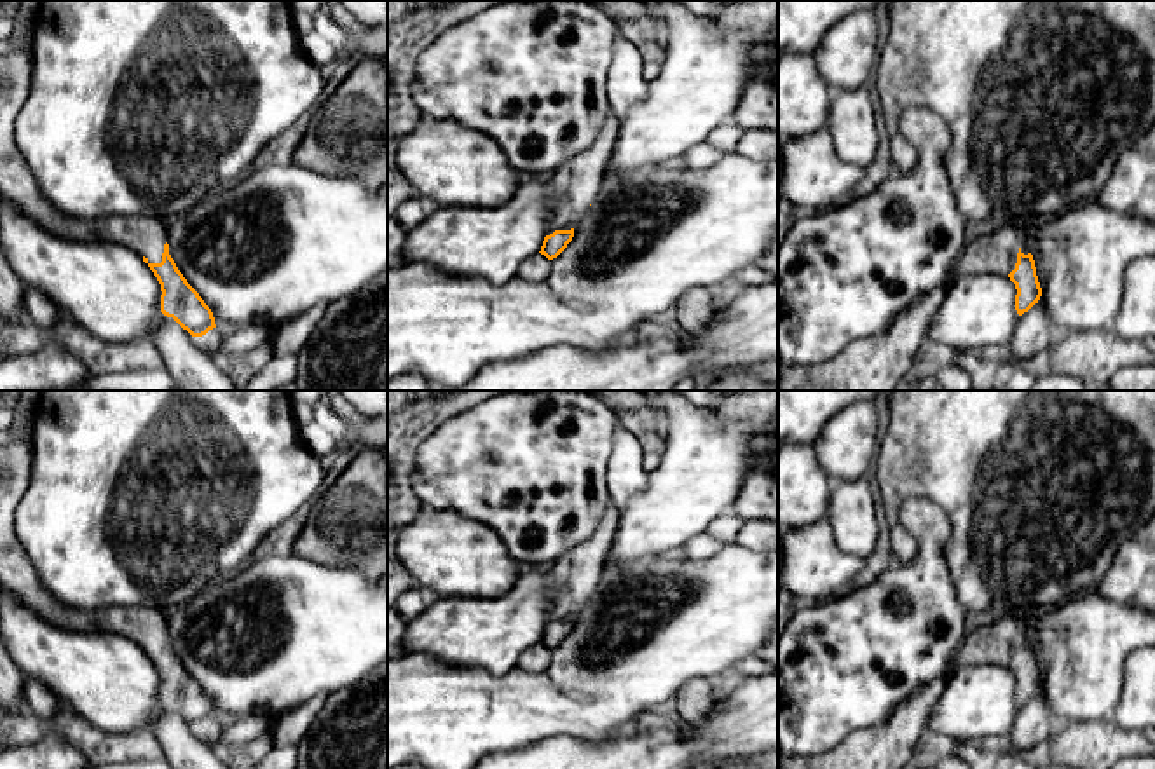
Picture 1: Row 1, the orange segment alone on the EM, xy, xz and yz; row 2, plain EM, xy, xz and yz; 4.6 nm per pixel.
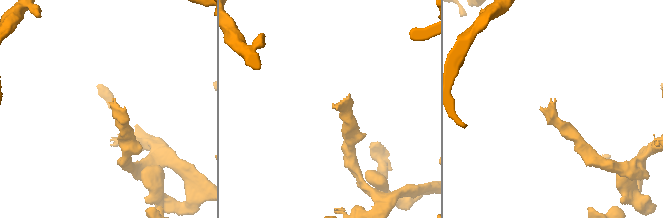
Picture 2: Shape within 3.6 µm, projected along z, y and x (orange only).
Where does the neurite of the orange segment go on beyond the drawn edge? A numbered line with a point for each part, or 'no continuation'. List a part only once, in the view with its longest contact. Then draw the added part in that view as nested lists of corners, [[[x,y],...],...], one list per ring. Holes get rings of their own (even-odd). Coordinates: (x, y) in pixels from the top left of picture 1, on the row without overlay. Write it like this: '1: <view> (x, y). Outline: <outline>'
1: xy (145, 626). Outline: [[[28,443],[0,446],[0,584],[2,589],[49,624],[70,633],[113,633],[129,638],[148,654],[161,654],[167,633],[167,612],[155,607],[106,607],[94,612],[61,605],[40,582],[40,577],[19,542],[14,528],[16,511],[31,480],[31,446]]]

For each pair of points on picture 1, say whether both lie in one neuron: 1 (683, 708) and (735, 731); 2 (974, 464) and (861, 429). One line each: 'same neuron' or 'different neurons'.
1: different neurons
2: different neurons

